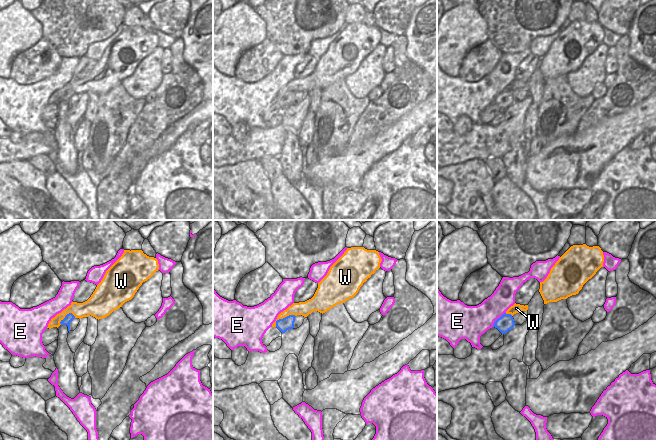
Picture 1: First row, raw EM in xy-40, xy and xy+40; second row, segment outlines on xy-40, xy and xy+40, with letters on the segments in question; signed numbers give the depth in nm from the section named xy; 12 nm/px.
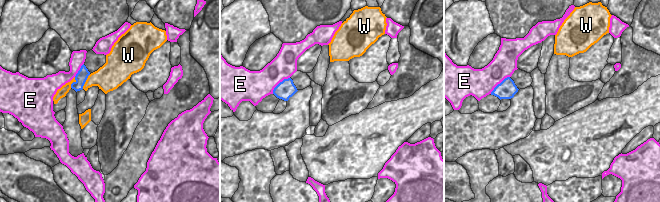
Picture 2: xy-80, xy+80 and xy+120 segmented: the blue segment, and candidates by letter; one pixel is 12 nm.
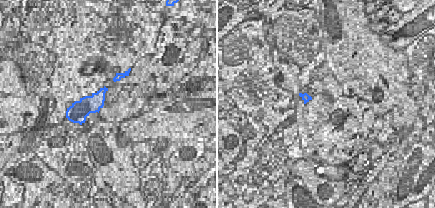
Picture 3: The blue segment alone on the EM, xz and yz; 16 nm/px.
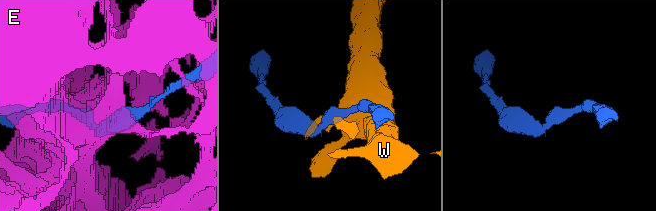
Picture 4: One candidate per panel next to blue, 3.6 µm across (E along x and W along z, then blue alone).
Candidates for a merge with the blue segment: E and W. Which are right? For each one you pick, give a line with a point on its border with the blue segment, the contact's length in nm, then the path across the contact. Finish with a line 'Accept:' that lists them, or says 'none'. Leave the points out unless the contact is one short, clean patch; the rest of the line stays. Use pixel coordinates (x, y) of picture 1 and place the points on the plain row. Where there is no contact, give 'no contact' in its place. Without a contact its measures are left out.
Accept: none

